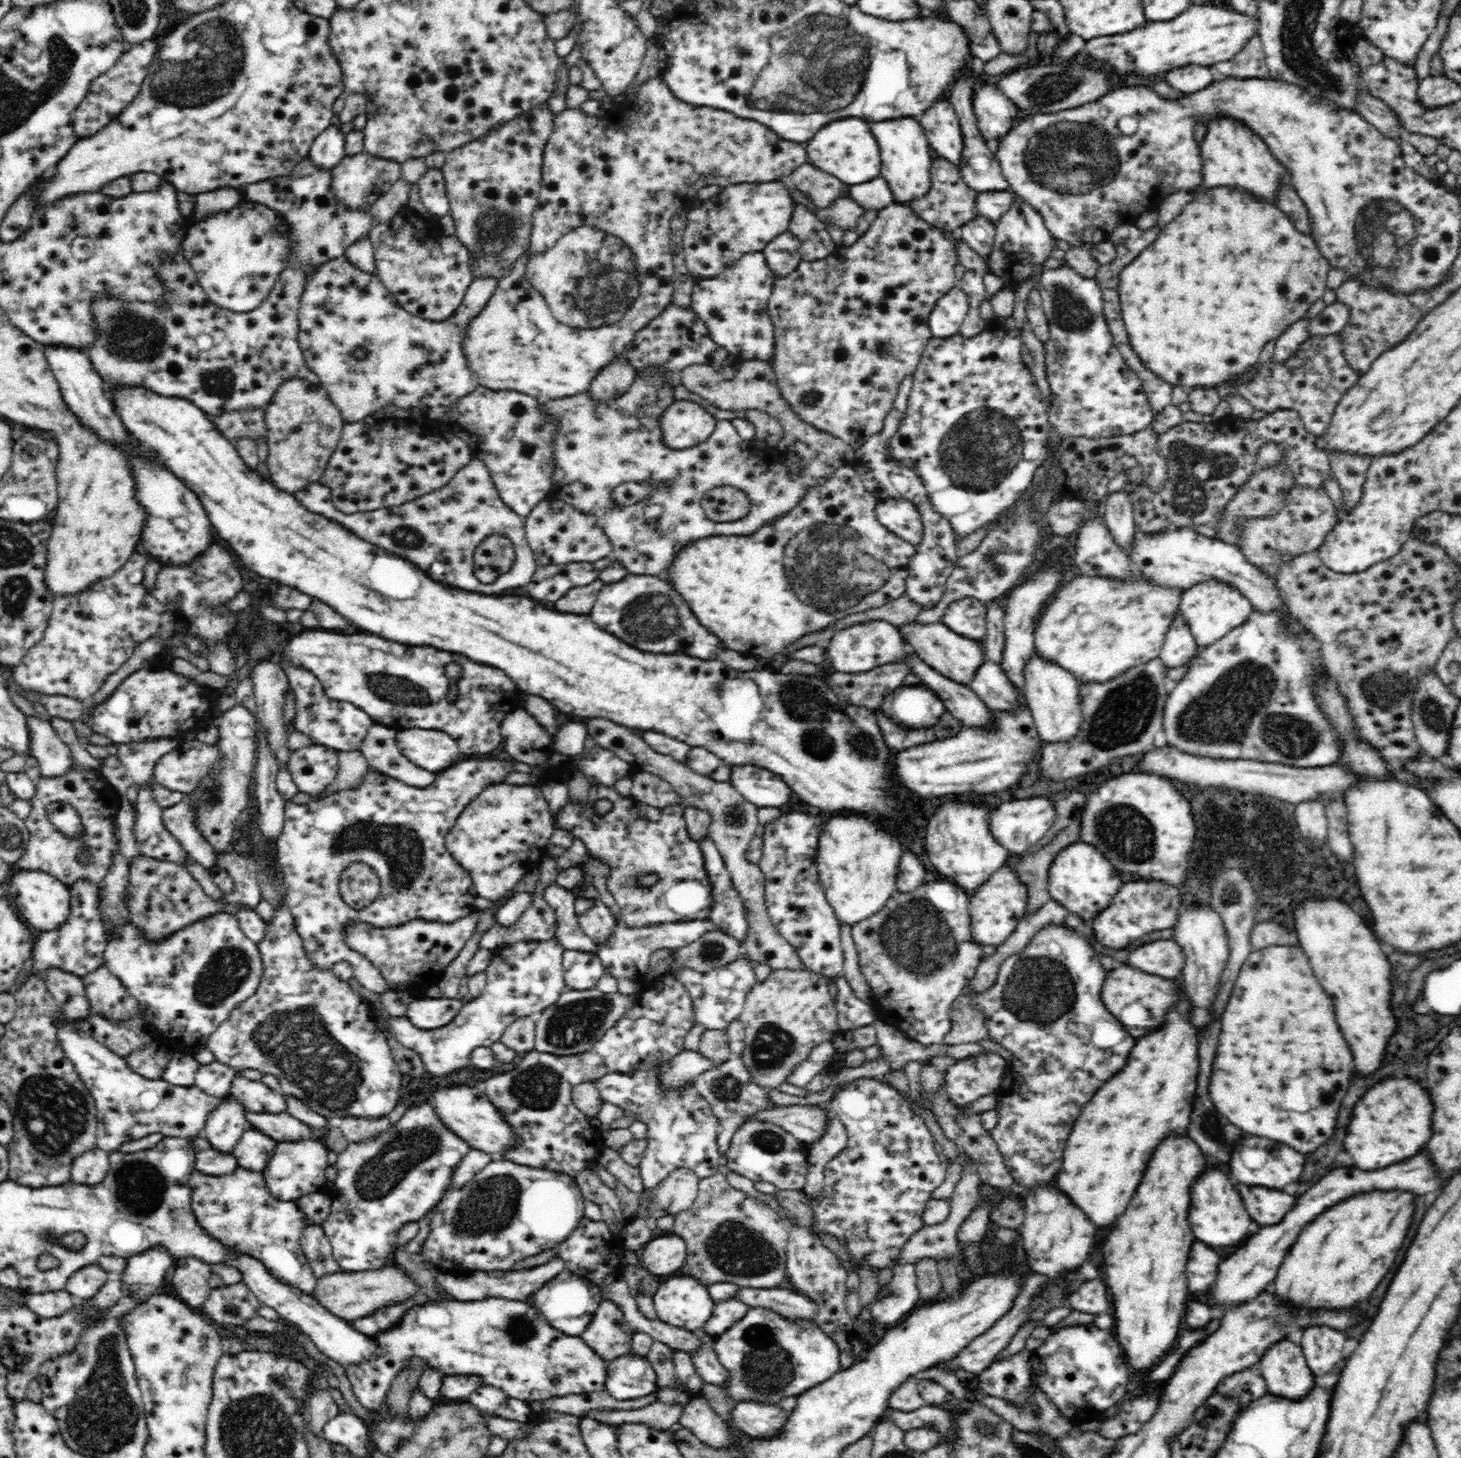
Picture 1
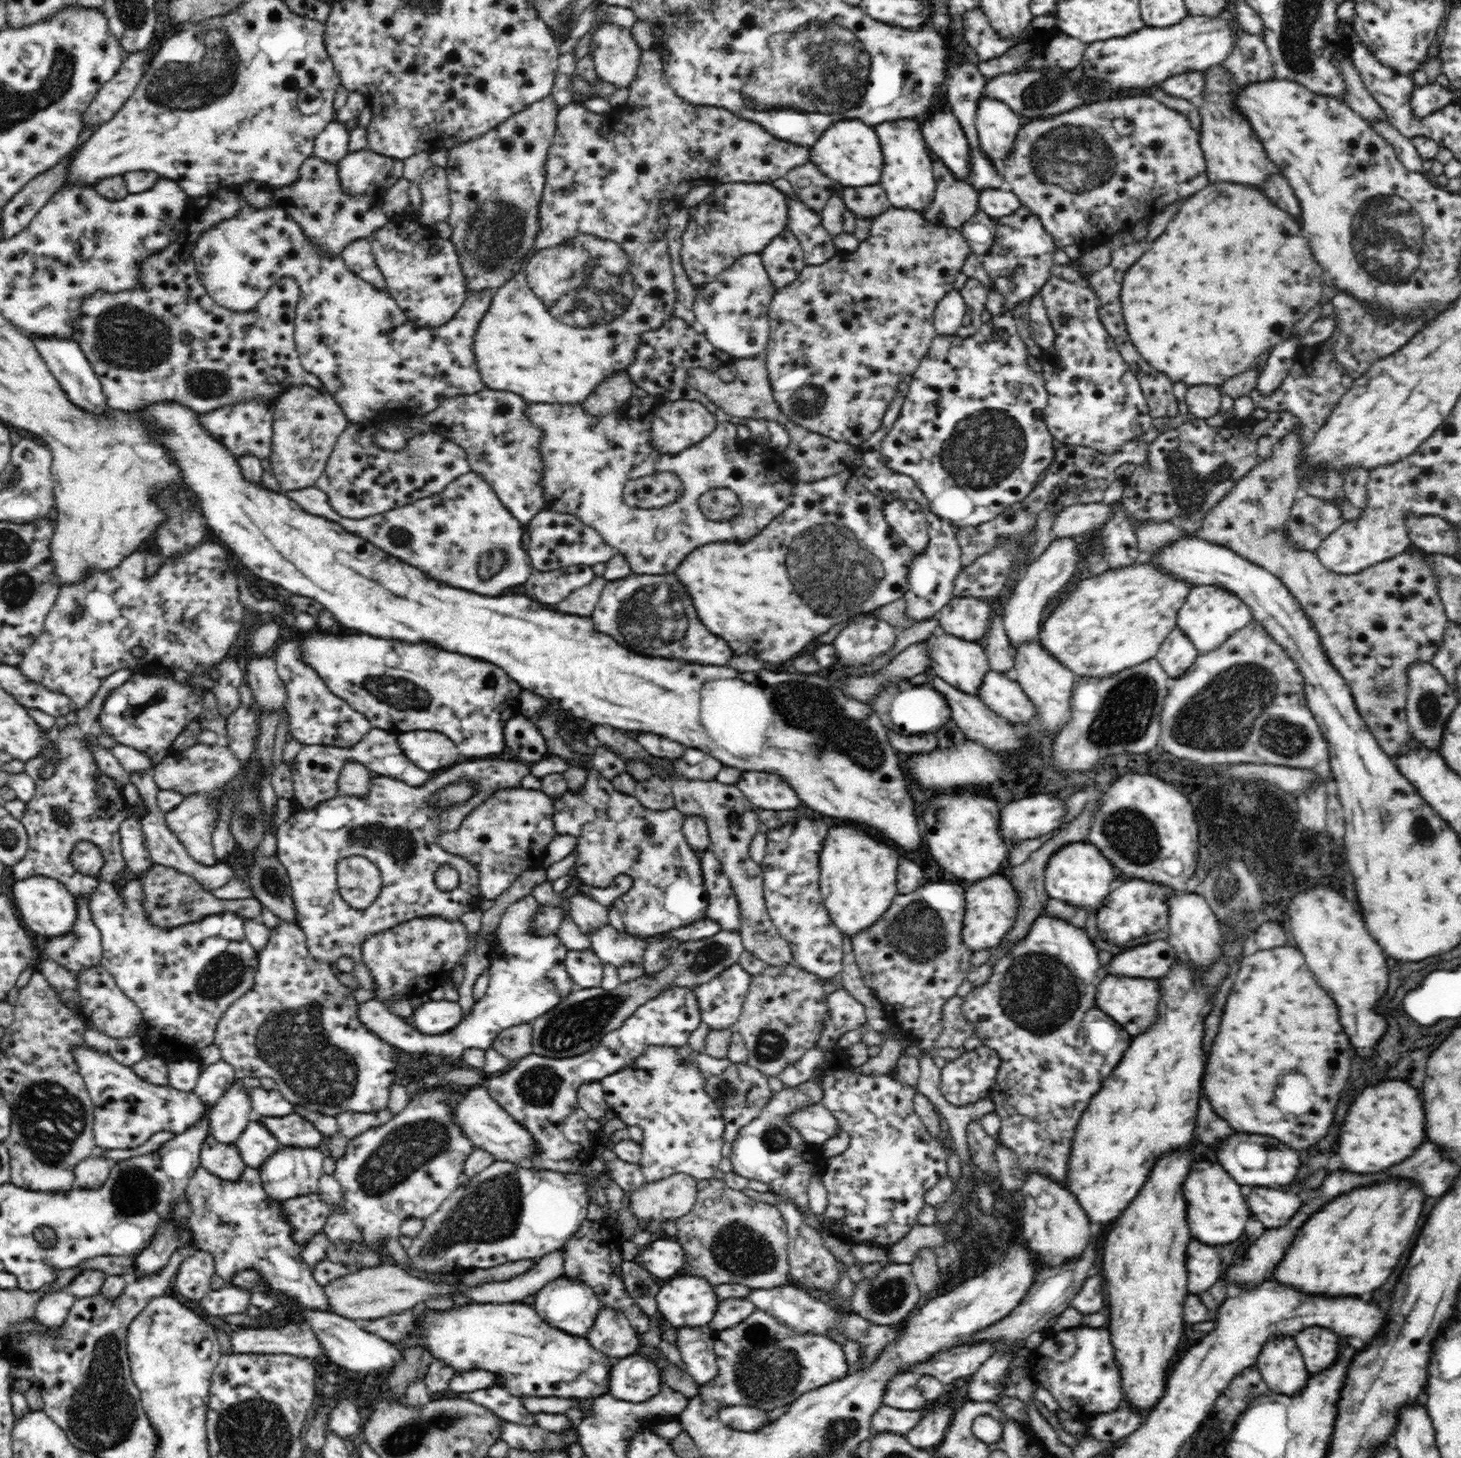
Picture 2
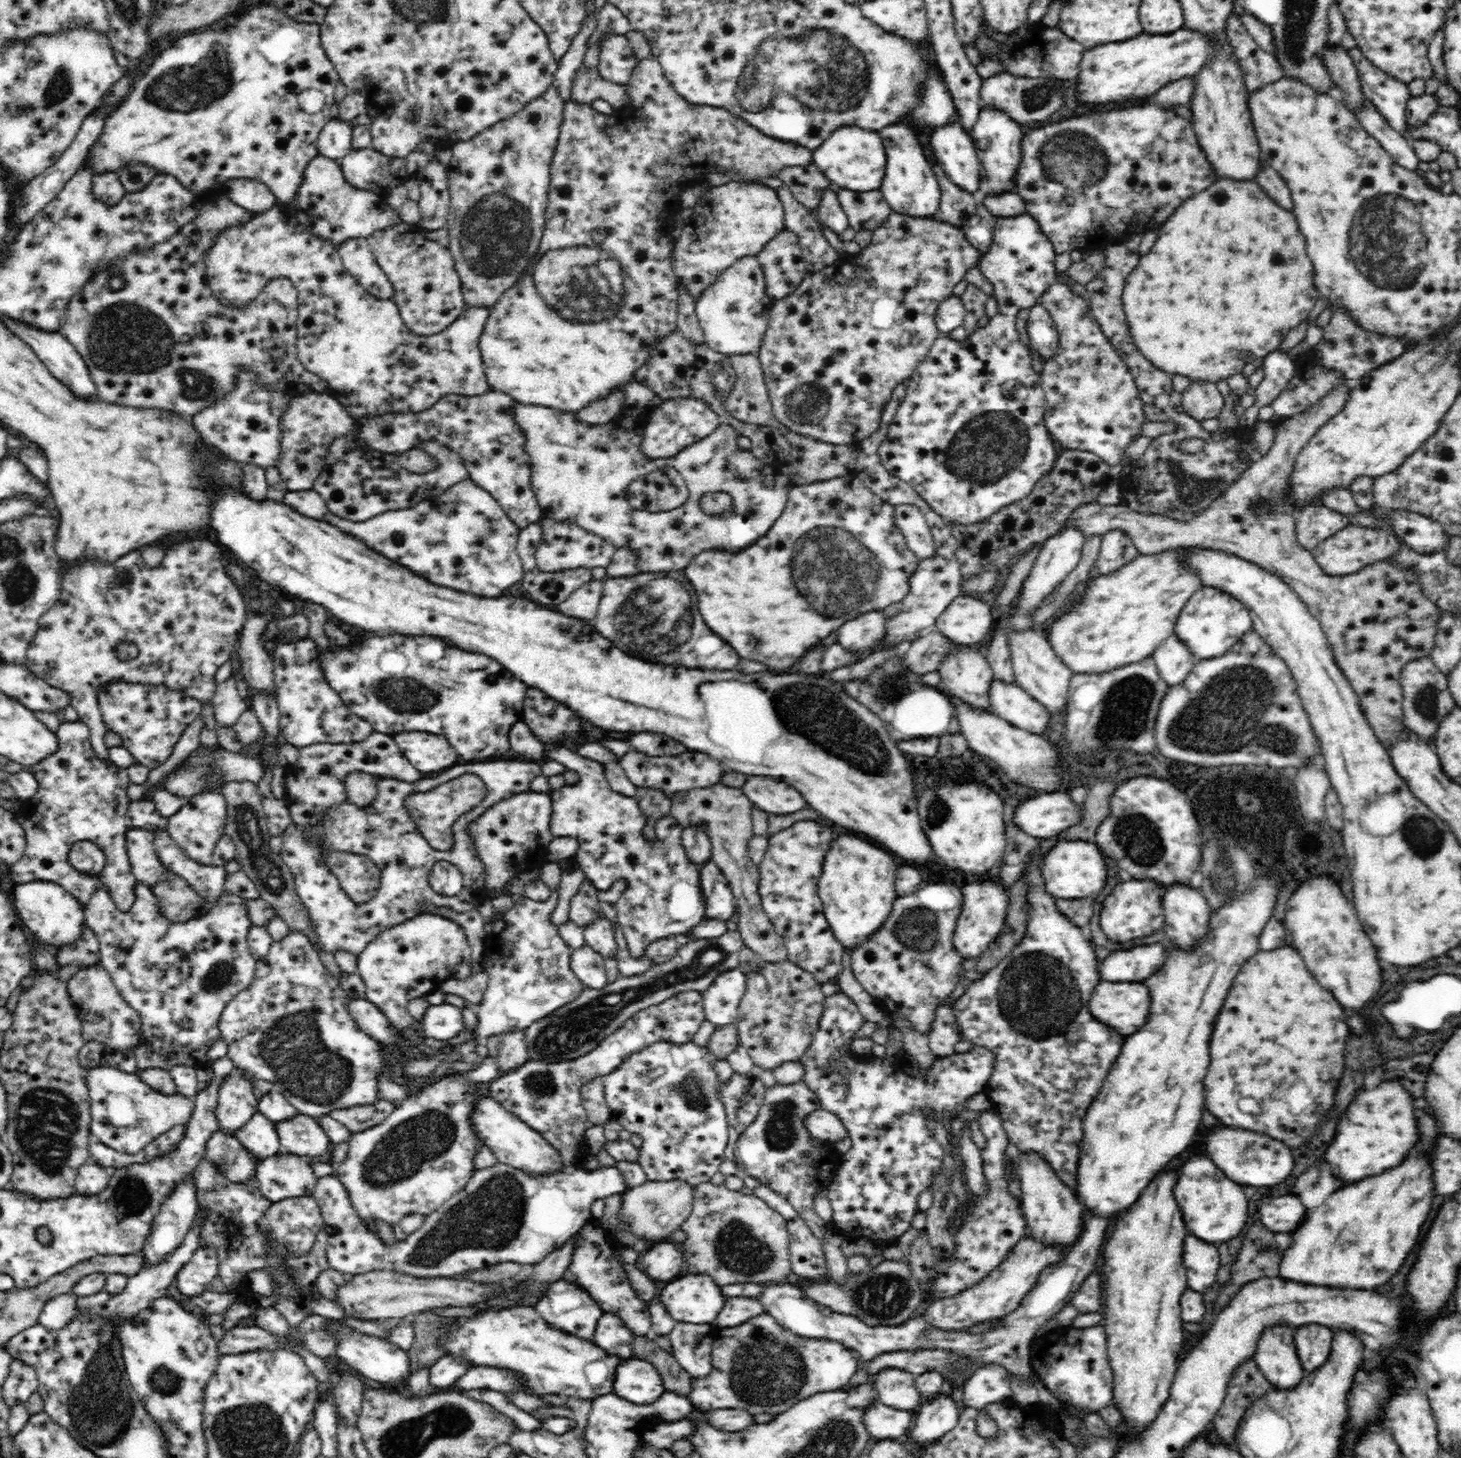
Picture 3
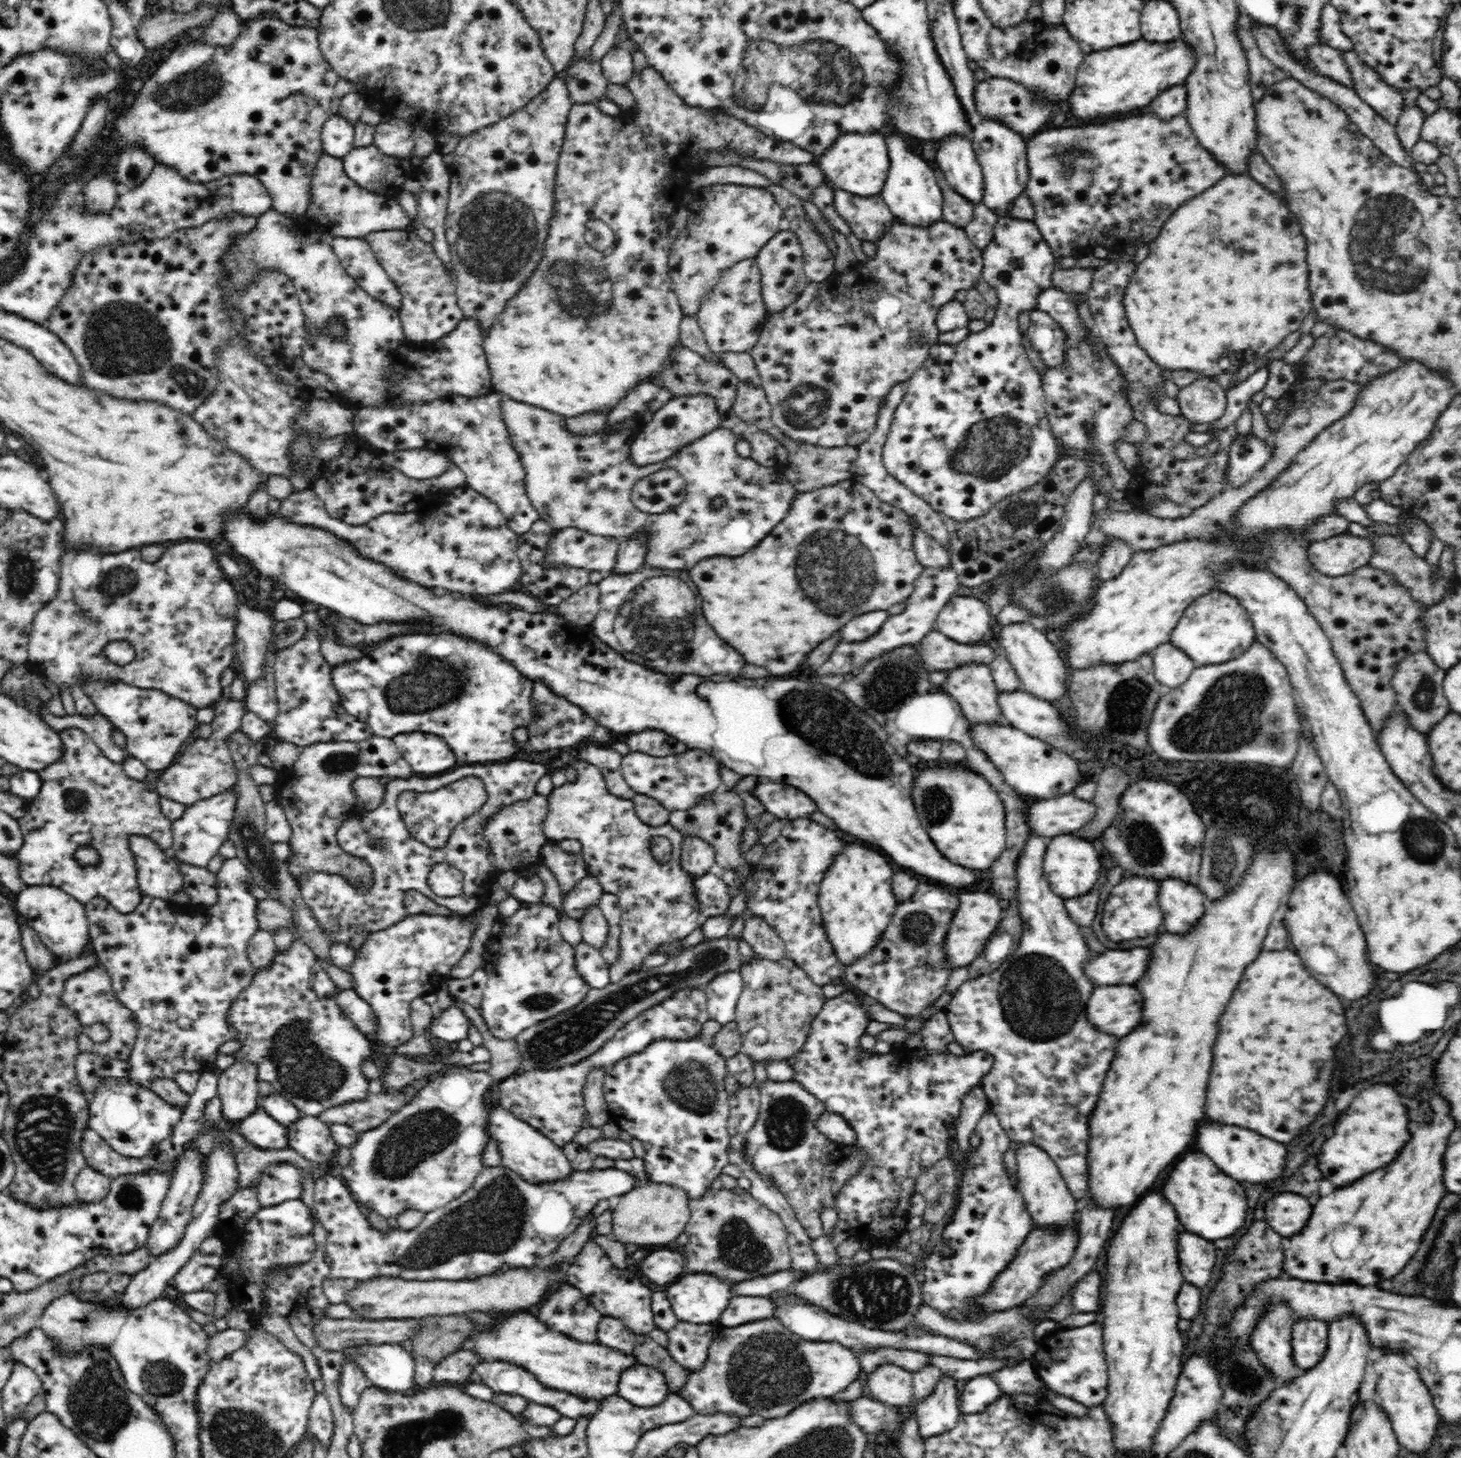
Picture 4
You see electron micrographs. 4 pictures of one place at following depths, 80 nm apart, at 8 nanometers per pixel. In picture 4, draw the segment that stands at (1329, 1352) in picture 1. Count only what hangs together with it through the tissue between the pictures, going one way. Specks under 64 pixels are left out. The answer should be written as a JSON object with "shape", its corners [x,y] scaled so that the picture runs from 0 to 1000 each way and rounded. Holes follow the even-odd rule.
{"shape":[[[902,905],[887,905],[884,912],[886,936],[895,940],[905,933],[909,923],[909,909]]]}

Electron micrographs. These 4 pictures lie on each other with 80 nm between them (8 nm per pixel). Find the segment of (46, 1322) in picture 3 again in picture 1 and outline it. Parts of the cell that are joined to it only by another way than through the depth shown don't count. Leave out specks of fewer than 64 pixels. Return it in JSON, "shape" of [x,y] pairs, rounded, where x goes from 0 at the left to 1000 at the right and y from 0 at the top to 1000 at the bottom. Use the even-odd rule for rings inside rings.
{"shape":[[[44,885],[19,888],[18,896],[28,904],[41,904],[47,899],[52,892]]]}

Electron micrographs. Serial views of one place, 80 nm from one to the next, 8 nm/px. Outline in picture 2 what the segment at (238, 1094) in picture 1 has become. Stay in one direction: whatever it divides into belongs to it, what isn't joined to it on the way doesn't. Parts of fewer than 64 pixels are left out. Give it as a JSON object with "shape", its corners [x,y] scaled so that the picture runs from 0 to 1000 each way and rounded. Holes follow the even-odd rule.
{"shape":[[[179,746],[170,748],[173,759],[173,763],[176,766],[192,767],[201,763],[202,759],[197,756],[192,748],[181,748]]]}

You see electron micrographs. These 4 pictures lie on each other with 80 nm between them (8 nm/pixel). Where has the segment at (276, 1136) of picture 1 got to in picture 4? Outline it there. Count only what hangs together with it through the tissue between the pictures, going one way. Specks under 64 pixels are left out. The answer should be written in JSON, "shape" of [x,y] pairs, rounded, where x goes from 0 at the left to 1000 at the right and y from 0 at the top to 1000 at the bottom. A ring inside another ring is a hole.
{"shape":[[[207,765],[196,772],[196,782],[198,788],[216,799],[224,799],[233,787],[227,781],[225,772],[212,765]]]}

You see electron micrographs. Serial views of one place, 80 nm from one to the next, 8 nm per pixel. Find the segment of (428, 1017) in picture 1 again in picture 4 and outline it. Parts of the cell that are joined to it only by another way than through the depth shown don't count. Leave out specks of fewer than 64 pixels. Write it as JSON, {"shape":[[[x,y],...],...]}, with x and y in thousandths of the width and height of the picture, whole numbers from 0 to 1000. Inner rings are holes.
{"shape":[[[309,689],[296,698],[293,709],[296,711],[300,711],[305,715],[313,715],[320,712],[322,704],[322,700],[318,695],[316,692]]]}

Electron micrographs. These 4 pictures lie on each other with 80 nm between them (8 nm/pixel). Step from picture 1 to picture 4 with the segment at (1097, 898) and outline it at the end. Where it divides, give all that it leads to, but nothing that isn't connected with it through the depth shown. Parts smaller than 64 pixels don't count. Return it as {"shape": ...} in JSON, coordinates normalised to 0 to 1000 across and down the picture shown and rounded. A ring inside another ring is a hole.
{"shape":[[[734,572],[725,573],[717,575],[717,582],[714,588],[715,603],[719,606],[719,611],[728,617],[742,615],[751,605],[754,598],[754,587],[750,578],[739,575]]]}

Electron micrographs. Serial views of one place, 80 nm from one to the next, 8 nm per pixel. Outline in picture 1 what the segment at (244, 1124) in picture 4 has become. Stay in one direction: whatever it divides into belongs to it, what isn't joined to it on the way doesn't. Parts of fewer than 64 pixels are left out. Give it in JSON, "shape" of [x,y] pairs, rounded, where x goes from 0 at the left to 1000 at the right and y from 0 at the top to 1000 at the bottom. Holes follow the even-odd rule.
{"shape":[[[170,772],[159,791],[164,800],[179,805],[190,785],[187,781]]]}

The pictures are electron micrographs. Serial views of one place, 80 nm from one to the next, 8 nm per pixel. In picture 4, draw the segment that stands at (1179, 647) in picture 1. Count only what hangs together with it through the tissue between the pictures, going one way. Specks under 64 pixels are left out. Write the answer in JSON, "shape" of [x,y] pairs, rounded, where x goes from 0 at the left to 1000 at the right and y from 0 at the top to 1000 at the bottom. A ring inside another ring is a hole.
{"shape":[[[795,441],[787,448],[789,451],[789,462],[794,469],[799,473],[806,472],[818,459],[818,454],[804,444],[803,441]]]}

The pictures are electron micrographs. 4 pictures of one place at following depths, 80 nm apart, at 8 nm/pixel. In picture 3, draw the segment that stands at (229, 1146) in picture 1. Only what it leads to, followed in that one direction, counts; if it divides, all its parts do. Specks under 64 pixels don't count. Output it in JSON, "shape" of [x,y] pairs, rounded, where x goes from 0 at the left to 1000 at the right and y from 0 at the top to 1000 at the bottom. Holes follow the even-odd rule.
{"shape":[[[162,731],[155,739],[152,739],[149,745],[150,754],[148,761],[151,776],[160,778],[177,763],[177,754],[173,748],[173,741]]]}

